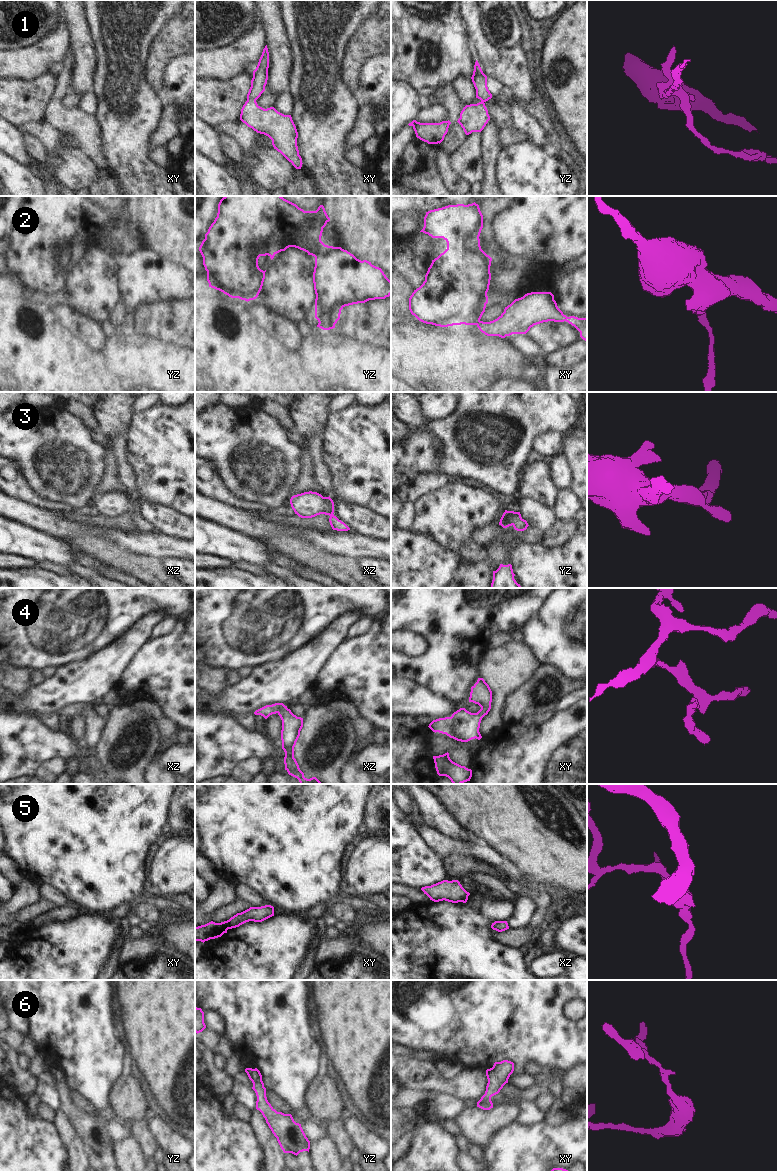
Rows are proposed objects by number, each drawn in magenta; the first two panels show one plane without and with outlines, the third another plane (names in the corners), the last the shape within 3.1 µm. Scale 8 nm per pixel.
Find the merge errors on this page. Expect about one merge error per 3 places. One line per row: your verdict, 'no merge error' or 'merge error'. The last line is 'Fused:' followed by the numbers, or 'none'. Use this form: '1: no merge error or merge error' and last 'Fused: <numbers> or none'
1: no merge error
2: merge error
3: no merge error
4: no merge error
5: no merge error
6: no merge error
Fused: 2

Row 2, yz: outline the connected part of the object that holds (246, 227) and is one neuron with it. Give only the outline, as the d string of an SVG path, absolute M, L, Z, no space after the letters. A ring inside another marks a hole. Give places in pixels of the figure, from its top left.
M224 196L218 204L217 217L199 247L209 287L231 298L254 300L262 289L266 272L258 266L259 257L268 255L272 260L277 253L295 247L315 257L313 283L318 322L335 325L345 306L389 297L391 281L381 268L321 241L323 228L329 221L323 205L316 211L304 211L282 196Z

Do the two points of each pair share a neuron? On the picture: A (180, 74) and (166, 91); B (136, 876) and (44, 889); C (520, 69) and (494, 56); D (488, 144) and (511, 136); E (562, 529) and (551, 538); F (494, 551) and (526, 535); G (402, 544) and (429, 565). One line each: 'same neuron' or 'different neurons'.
A: same neuron
B: different neurons
C: same neuron
D: different neurons
E: same neuron
F: same neuron
G: same neuron

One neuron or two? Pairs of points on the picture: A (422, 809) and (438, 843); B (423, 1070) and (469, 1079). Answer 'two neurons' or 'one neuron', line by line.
A: two neurons
B: one neuron

